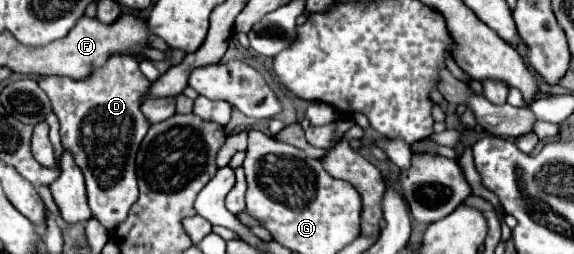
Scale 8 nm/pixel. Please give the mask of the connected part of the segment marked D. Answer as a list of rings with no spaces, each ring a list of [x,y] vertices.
[[[112,55],[104,67],[92,71],[86,79],[42,77],[38,85],[50,97],[52,111],[60,119],[64,149],[72,153],[76,165],[84,173],[92,215],[108,231],[114,231],[138,199],[136,153],[150,129],[150,121],[142,117],[140,105],[150,89],[150,81],[142,75],[134,57]]]

